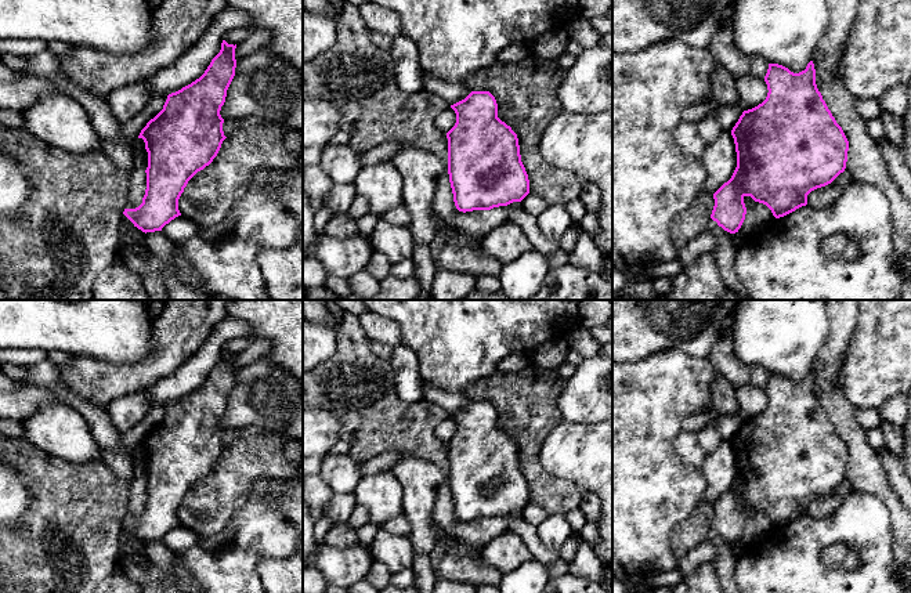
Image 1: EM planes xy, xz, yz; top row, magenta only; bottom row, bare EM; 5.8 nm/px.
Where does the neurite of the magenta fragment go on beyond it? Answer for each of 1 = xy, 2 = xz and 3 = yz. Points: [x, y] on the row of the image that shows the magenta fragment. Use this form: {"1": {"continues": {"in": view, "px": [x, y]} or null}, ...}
{"1": {"continues": null}, "2": {"continues": null}, "3": {"continues": null}}

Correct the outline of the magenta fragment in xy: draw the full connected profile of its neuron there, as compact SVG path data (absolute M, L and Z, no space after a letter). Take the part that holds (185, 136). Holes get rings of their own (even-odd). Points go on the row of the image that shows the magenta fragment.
M223 40L220 53L212 59L205 73L191 84L169 94L163 109L138 135L144 140L148 152L147 189L142 203L135 209L124 209L123 214L145 234L162 231L166 224L181 216L178 199L184 188L198 171L213 162L227 138L220 111L235 76L235 48L236 44Z

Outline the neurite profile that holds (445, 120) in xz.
M451 106L442 111L434 120L434 126L437 127L437 130L445 134L455 126L455 123L456 123L456 113Z

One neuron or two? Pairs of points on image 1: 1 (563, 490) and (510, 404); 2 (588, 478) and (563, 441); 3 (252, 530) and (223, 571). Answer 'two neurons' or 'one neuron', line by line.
1: one neuron
2: one neuron
3: one neuron

